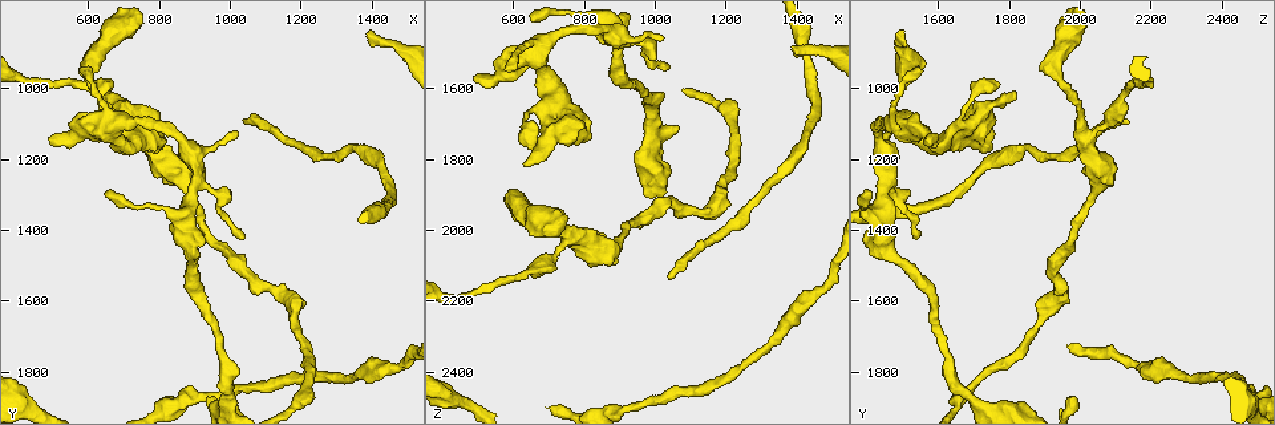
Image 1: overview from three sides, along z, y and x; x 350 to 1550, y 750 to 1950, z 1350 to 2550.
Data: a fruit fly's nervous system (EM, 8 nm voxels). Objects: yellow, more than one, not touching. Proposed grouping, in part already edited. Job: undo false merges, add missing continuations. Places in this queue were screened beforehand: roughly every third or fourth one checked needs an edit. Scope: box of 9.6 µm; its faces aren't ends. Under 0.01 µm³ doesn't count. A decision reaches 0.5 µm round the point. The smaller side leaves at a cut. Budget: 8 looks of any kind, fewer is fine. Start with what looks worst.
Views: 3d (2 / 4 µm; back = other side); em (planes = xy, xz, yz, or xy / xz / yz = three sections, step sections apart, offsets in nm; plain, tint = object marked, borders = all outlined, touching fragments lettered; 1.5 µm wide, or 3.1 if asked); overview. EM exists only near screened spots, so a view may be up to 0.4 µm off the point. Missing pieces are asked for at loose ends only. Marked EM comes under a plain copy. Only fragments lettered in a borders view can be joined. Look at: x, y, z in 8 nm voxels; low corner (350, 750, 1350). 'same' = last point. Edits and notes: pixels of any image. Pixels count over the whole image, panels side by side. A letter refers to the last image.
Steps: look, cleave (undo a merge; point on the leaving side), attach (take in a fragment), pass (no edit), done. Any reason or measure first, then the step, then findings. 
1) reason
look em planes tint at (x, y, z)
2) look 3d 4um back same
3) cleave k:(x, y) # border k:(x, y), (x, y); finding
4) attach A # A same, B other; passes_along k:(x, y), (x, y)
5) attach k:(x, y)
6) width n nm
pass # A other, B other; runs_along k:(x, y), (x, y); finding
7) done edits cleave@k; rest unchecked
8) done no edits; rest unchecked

branch stops here
look em planes borders at (1040, 1090, 2120)

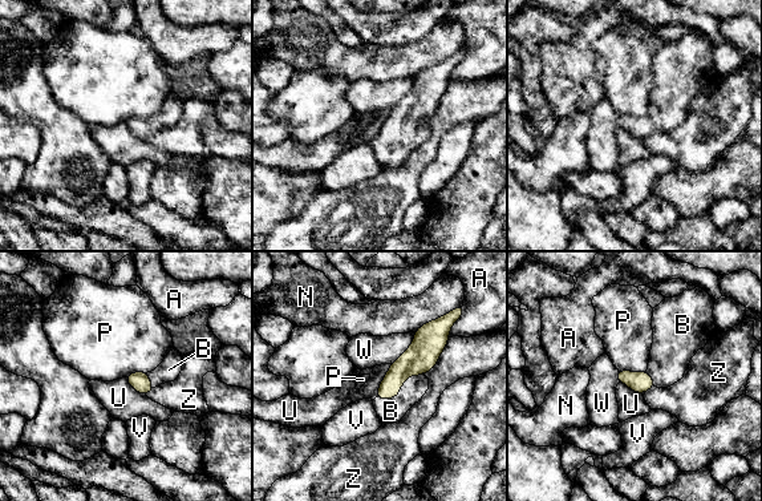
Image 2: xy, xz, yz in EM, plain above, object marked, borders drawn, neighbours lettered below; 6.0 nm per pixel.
attach B # A other, B same, N other, P other, U other, V other, W other, Z other; the neuron continues

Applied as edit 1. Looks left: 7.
see it whole again
look overview

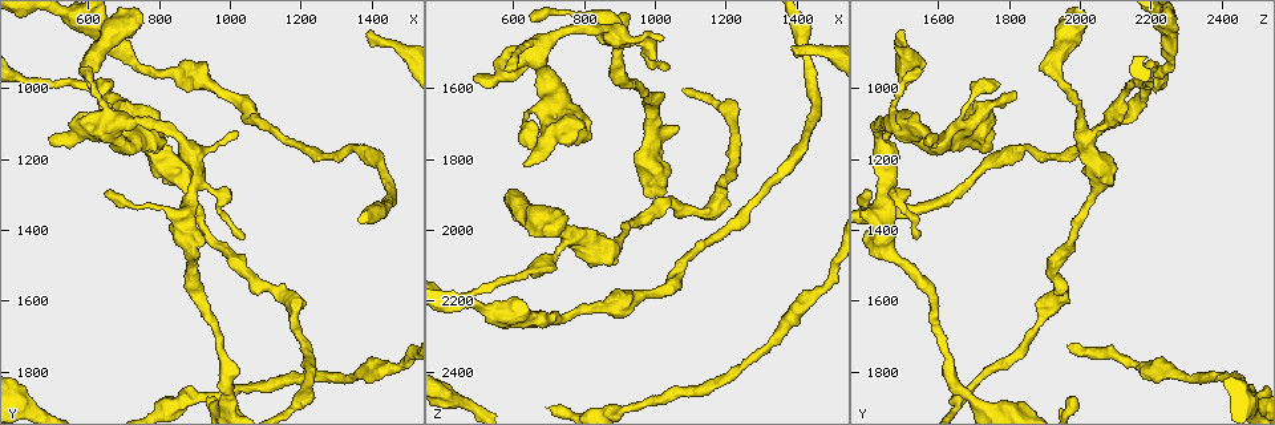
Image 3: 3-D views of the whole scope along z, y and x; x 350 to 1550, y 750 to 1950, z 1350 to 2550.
branch stops here
look 3d 4um back at (1380, 850, 1490)

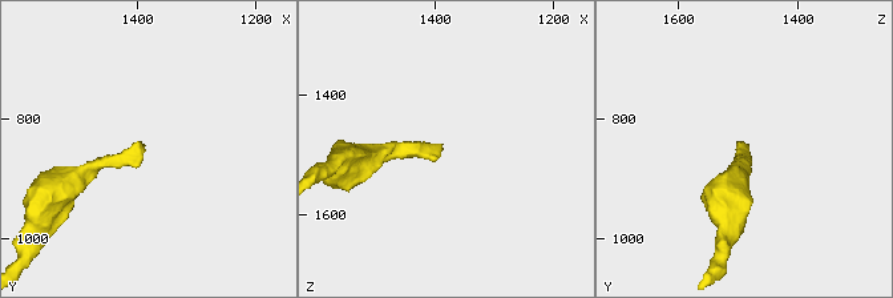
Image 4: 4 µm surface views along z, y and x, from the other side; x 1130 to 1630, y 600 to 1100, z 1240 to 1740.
look em planes borders at (1385, 850, 1490)

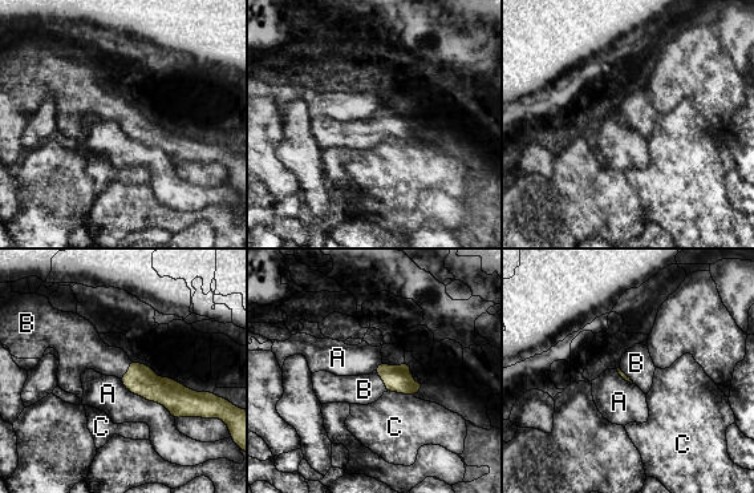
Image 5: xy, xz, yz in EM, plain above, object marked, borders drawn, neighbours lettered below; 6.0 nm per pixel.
longest_contact A 420 nm
attach B # A other, B same, C other; the neuron continues

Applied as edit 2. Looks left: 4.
redraw
look overview

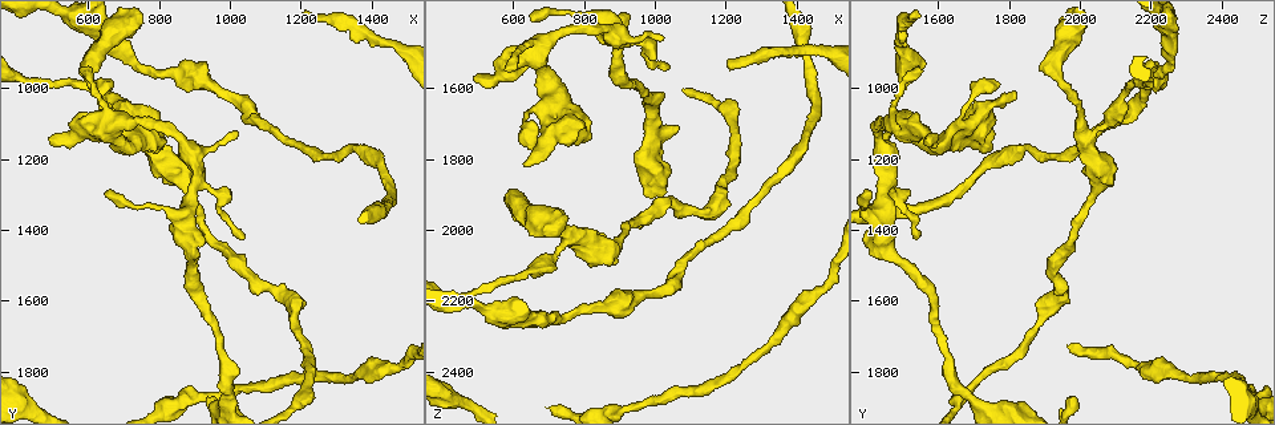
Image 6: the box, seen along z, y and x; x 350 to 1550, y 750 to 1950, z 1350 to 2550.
narrows sharply
look 3d 2um back at (640, 1030, 1690)

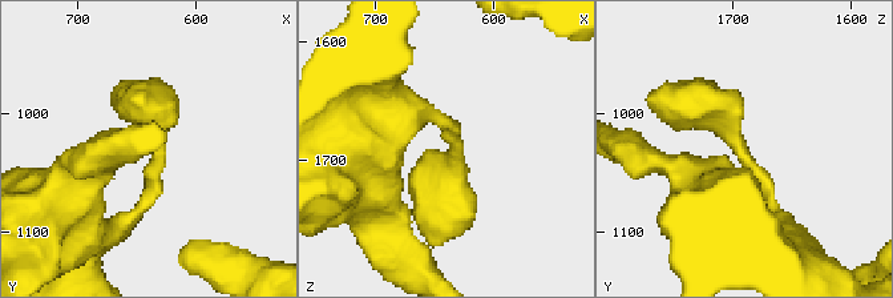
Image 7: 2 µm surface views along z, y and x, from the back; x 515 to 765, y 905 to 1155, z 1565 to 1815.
now the EM
look em planes tint at (636, 1034, 1692)

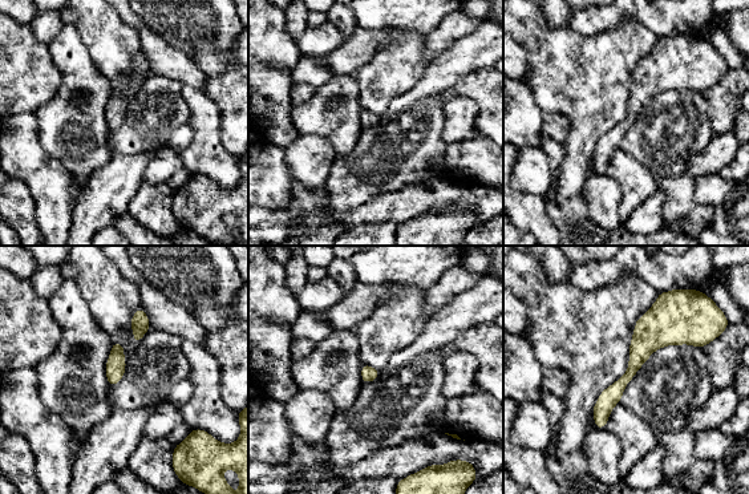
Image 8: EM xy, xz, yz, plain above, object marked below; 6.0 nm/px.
see the neighbours
look em planes borders same

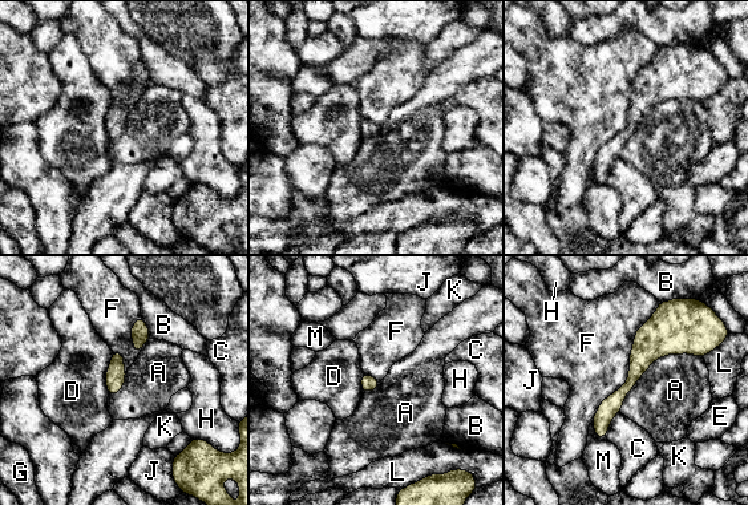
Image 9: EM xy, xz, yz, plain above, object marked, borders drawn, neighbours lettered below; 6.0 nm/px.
width 100 nm
pass # A other, B other, C other, D other, E other, F other, G other, H other, J other, K other, L other, M other; runs_along 9:(672, 315), (605, 413), (601, 435); all the same neuron

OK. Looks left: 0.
done edits attach@2, attach@5; rest unchecked

